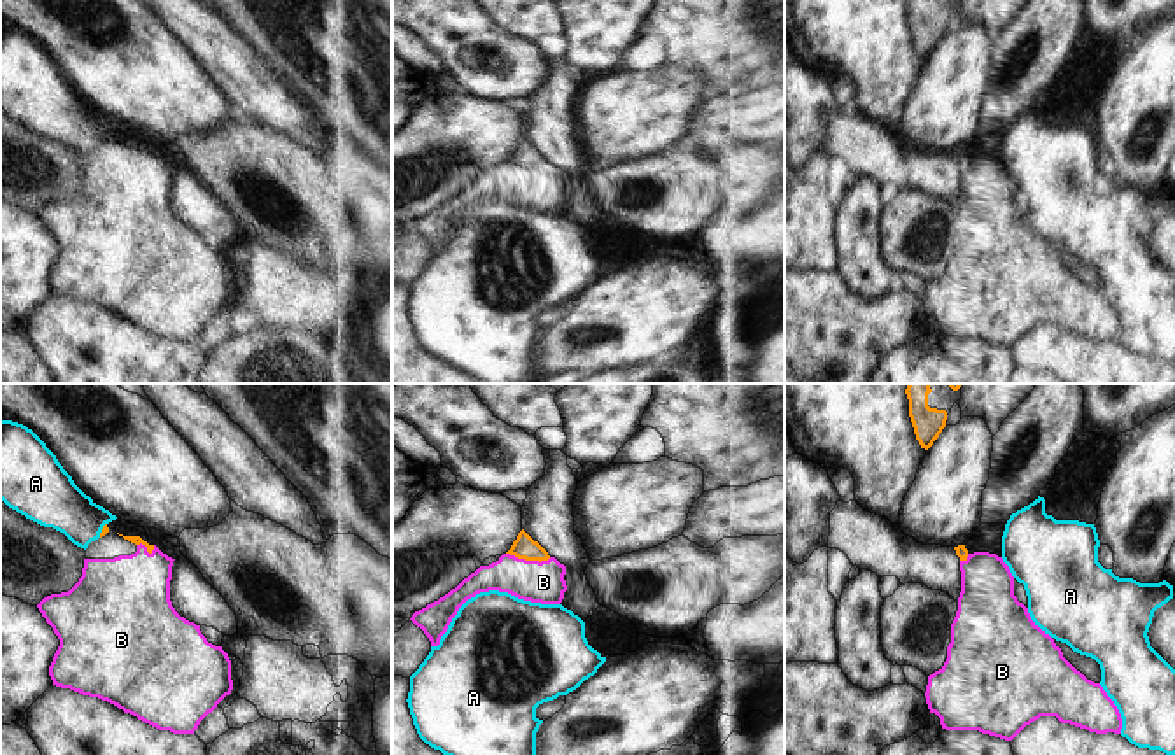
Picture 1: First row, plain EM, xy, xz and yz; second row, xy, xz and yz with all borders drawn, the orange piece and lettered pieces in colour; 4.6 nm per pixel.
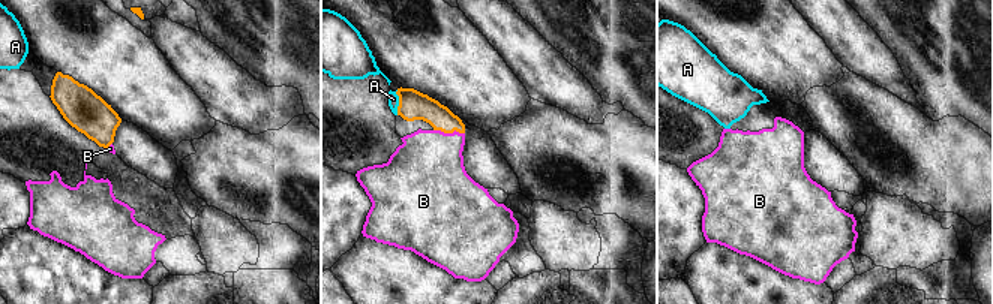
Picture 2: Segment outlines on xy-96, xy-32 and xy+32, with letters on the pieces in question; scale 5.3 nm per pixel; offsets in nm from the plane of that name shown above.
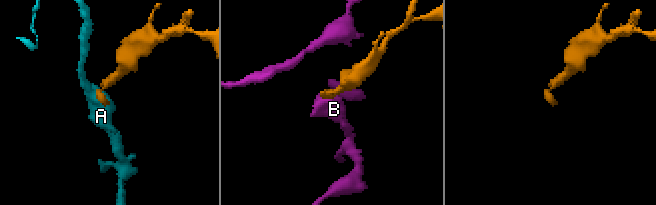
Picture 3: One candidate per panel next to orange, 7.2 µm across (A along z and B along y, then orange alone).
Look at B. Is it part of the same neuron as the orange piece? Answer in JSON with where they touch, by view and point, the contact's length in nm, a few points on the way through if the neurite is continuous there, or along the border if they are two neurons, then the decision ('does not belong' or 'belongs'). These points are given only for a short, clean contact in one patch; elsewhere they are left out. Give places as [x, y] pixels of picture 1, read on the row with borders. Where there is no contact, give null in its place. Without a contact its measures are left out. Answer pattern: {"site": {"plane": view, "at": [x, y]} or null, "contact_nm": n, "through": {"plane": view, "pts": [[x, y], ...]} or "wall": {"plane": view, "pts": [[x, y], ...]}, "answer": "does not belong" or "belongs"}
{"site": {"plane": "xz", "at": [529, 559]}, "contact_nm": 200, "through": {"plane": "xz", "pts": [[524, 547], [529, 559], [529, 568], [543, 582]]}, "answer": "belongs"}

